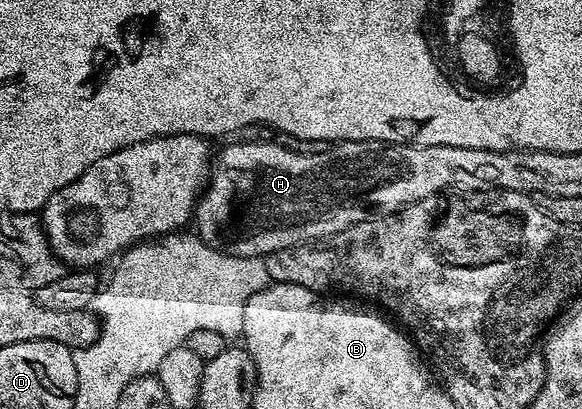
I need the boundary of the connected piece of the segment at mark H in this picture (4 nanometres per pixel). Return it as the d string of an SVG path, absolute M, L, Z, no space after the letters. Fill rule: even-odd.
M346 139L323 149L313 150L316 151L313 155L303 155L300 151L291 151L290 148L279 147L276 143L232 143L217 157L216 168L213 171L211 168L206 190L194 204L195 234L200 242L243 259L259 259L299 243L326 239L367 219L392 215L402 206L414 201L456 189L456 175L452 175L452 167L444 167L444 175L440 175L438 181L436 175L432 175L432 171L436 171L436 163L432 163L432 151L452 151L455 148L454 145ZM408 155L415 159L410 177L404 175L404 159L408 159Z

